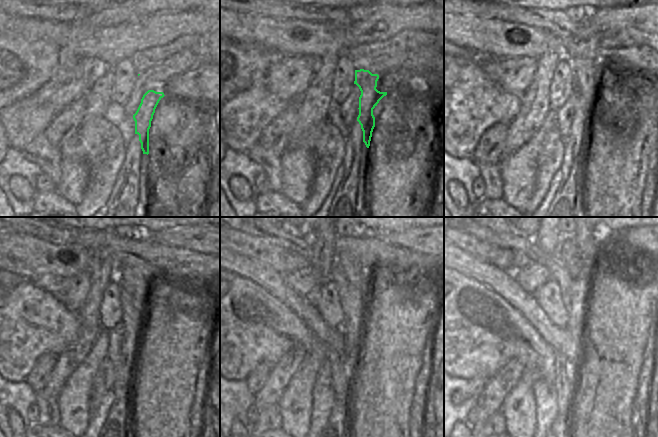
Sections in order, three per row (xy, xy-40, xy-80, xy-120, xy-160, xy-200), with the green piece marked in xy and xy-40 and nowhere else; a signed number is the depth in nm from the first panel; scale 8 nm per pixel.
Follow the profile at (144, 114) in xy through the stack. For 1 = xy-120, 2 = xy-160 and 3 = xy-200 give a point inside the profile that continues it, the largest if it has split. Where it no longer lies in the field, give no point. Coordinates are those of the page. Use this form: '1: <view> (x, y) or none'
1: xy-120 (140, 291)
2: xy-160 (349, 265)
3: xy-200 (569, 256)

